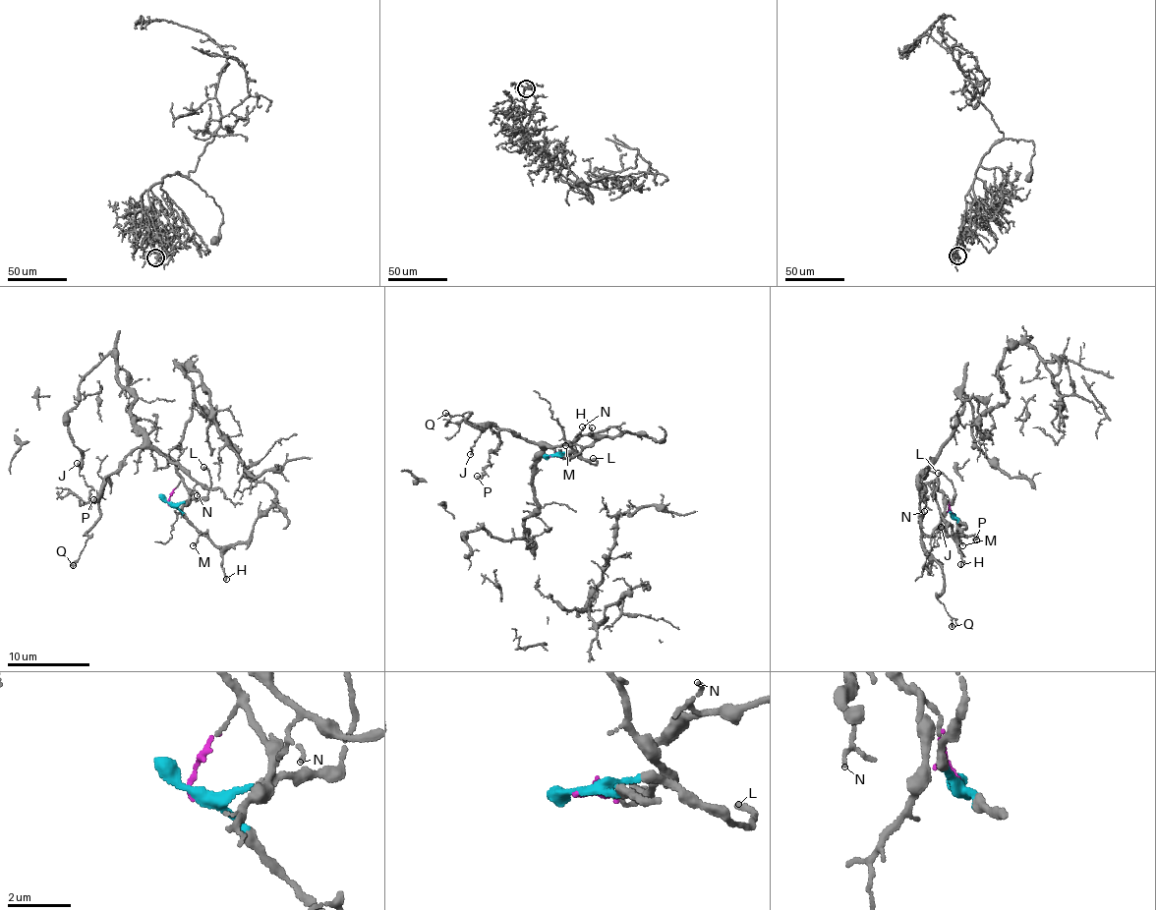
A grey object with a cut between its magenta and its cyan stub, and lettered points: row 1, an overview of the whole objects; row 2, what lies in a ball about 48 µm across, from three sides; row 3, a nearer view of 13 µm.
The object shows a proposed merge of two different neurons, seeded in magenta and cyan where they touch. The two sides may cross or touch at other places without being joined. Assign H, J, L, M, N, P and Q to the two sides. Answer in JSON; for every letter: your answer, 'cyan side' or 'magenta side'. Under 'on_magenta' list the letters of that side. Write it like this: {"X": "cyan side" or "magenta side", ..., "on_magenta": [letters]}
{"H": "cyan side", "J": "magenta side", "L": "cyan side", "M": "cyan side", "N": "magenta side", "P": "magenta side", "Q": "magenta side", "on_magenta": ["J", "N", "P", "Q"]}

